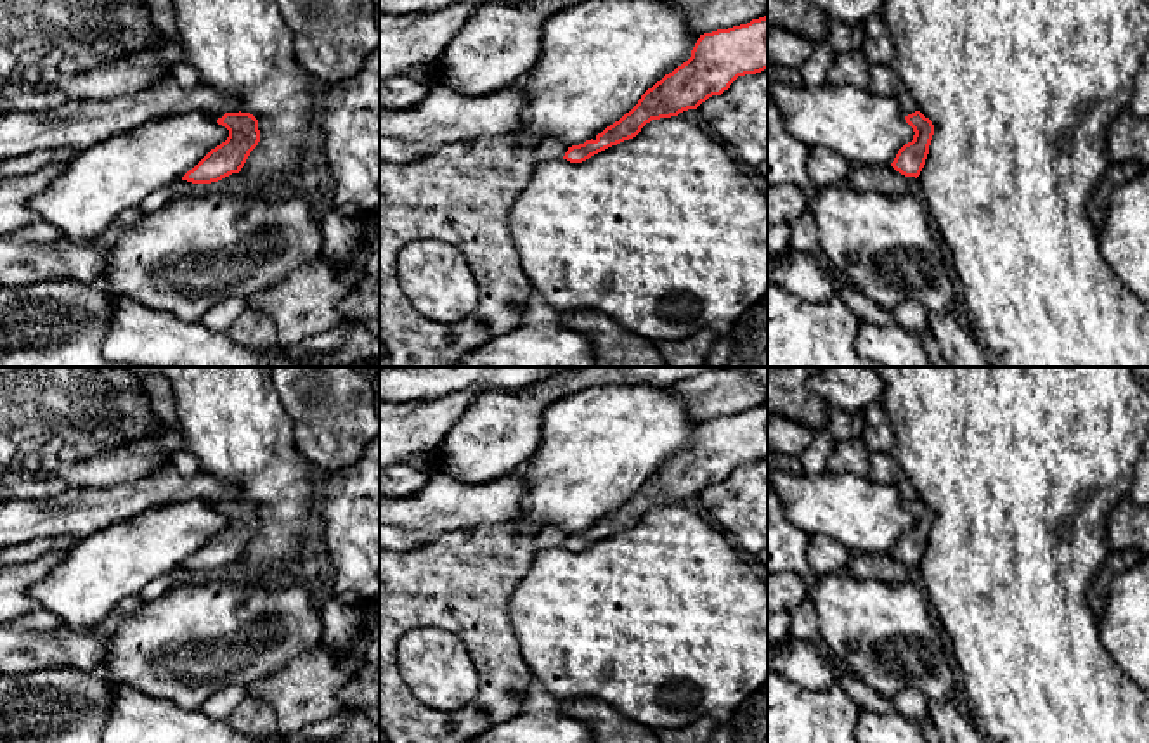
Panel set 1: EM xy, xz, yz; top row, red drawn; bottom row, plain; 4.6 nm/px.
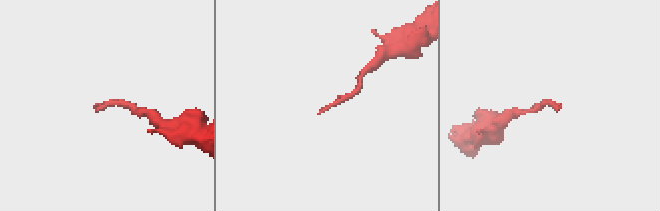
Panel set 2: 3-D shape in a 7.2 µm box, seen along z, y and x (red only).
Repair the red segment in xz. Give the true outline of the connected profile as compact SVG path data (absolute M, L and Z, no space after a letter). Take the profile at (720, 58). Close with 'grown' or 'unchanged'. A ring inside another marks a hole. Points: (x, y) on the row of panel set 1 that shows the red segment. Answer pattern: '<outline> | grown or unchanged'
M768 16L704 33L686 62L648 88L629 113L607 126L594 140L568 147L563 159L582 163L636 137L652 120L697 109L709 97L728 90L738 76L764 69L768 69Z | unchanged

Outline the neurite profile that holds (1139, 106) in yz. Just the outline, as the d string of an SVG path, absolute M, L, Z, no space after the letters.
M1149 42L1139 74L1133 80L1133 97L1128 109L1139 118L1149 118Z

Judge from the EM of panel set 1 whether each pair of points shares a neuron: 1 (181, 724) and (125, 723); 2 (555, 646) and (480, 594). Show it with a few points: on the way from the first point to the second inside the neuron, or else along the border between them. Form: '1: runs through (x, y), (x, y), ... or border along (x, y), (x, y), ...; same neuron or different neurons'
1: runs through (167, 724), (139, 724); same neuron
2: border along (524, 577), (508, 603), (508, 620), (519, 652); different neurons

